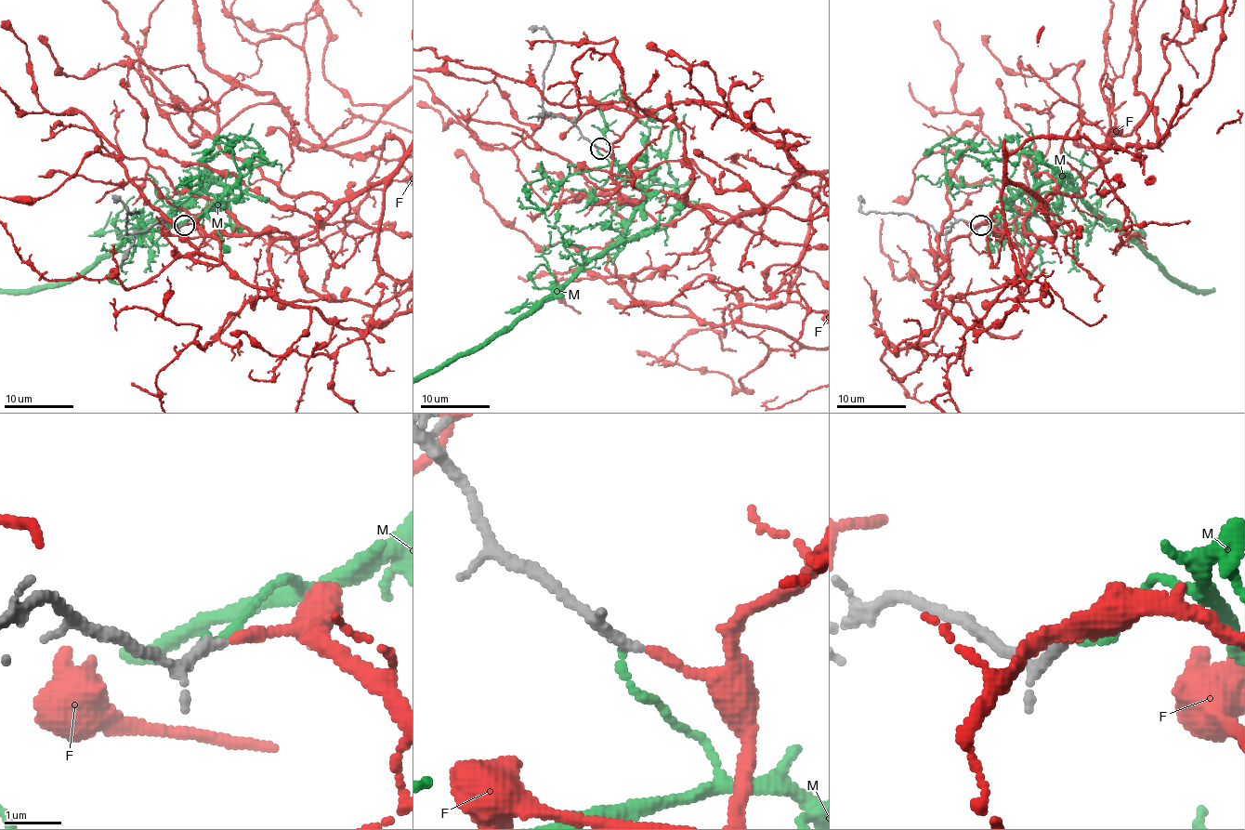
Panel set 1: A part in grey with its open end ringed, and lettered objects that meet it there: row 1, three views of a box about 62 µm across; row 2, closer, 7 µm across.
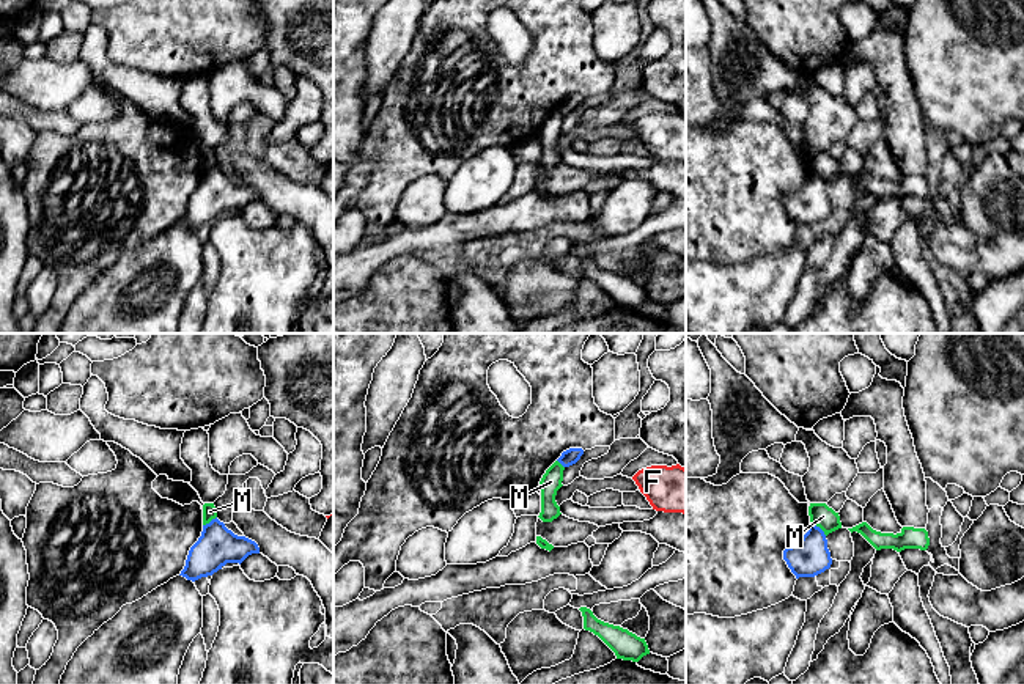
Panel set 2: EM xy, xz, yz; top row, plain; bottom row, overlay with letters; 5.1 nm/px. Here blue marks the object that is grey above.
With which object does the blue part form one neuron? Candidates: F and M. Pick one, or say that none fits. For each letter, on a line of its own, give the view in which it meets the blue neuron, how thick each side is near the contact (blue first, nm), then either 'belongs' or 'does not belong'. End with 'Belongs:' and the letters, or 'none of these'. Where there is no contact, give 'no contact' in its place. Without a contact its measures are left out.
F: no contact; belongs
M: meets blue in yz; 200 nm thick on the blue side, 120 nm on the other; does not belong
Belongs: F

